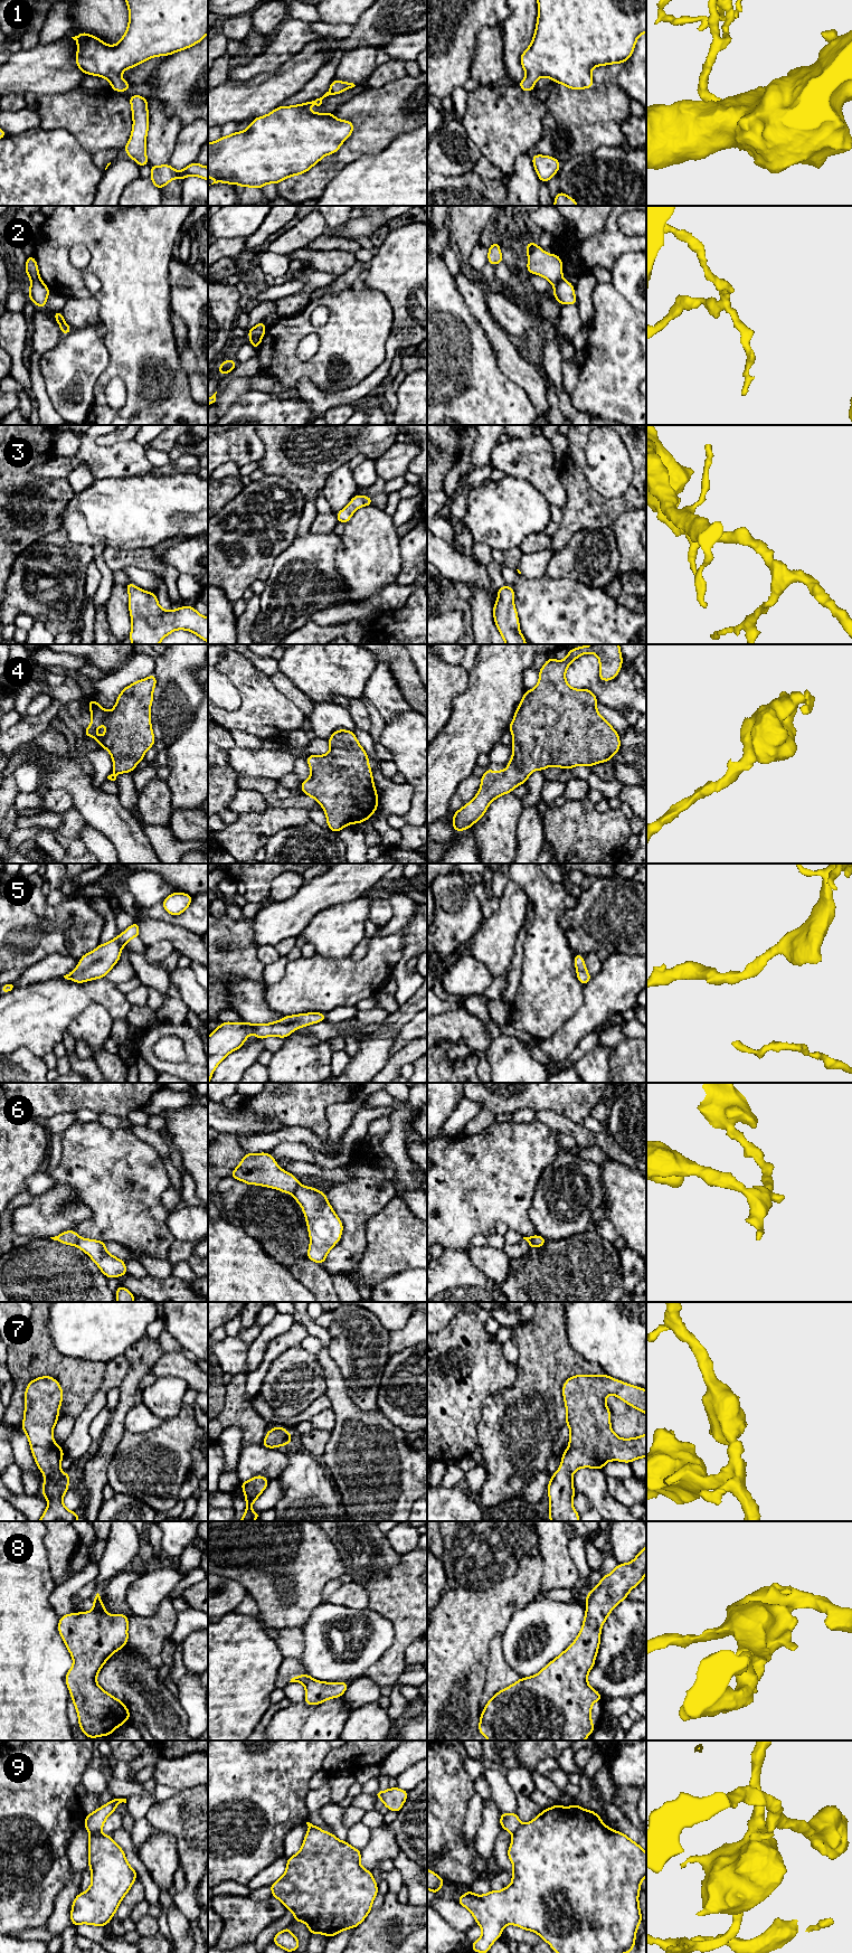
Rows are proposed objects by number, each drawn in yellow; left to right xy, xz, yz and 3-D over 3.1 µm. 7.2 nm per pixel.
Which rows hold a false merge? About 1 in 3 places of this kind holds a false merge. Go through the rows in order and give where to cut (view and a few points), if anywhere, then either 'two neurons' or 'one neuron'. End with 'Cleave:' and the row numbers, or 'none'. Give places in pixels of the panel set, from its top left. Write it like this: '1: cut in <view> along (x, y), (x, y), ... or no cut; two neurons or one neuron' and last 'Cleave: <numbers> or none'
1: no cut; one neuron
2: cut in xz along (263, 333), (251, 338); two neurons
3: no cut; one neuron
4: no cut; one neuron
5: no cut; one neuron
6: cut in xz along (300, 1185), (292, 1192); two neurons
7: no cut; one neuron
8: no cut; one neuron
9: cut in yz along (520, 1823), (512, 1833); two neurons
Cleave: 2, 6, 9

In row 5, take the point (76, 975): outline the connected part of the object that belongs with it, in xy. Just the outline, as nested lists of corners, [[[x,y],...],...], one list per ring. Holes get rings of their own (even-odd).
[[[135,921],[112,941],[100,944],[94,951],[84,954],[79,960],[79,964],[70,973],[64,975],[64,978],[76,983],[105,978],[119,962],[125,944],[130,940],[139,937],[139,935],[139,923]]]

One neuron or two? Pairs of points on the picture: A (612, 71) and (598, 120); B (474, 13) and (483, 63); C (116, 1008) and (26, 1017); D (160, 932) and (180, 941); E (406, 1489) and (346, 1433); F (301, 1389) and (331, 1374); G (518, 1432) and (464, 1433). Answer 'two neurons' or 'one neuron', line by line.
A: one neuron
B: two neurons
C: one neuron
D: one neuron
E: one neuron
F: two neurons
G: two neurons

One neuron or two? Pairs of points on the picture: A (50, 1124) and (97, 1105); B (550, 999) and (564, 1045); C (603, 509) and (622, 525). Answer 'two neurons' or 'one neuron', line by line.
A: two neurons
B: two neurons
C: two neurons

